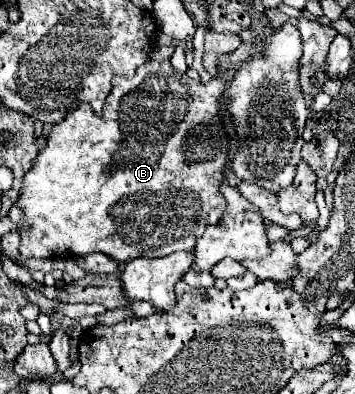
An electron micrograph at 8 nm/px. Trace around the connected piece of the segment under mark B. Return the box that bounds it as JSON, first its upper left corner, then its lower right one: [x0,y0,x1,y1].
[17,60,231,262]

